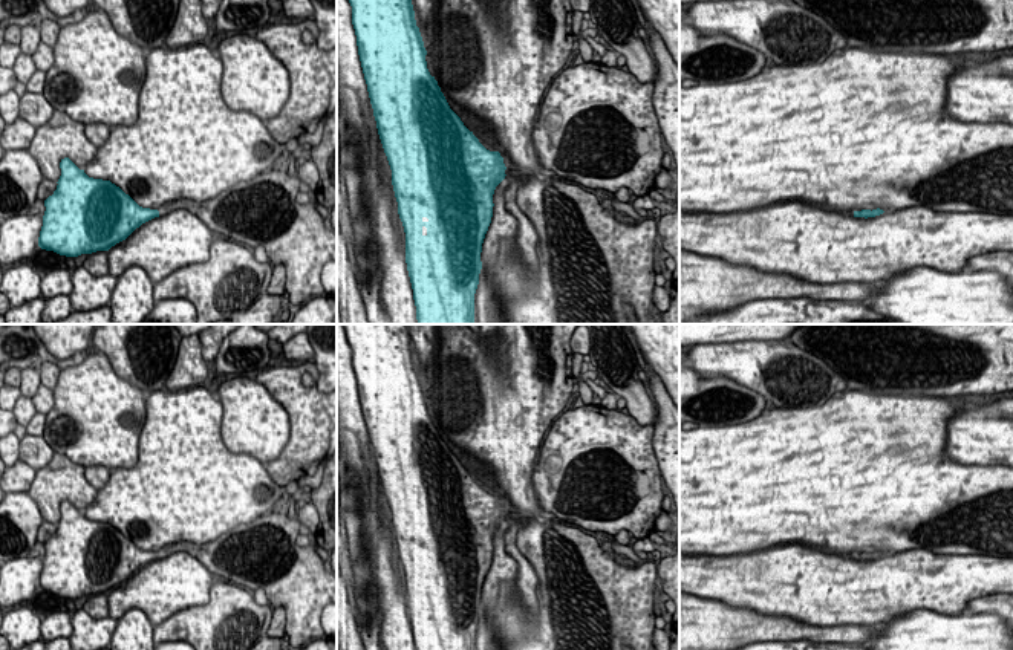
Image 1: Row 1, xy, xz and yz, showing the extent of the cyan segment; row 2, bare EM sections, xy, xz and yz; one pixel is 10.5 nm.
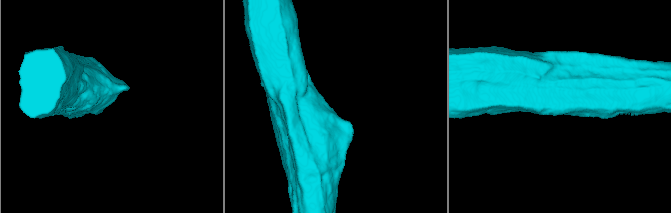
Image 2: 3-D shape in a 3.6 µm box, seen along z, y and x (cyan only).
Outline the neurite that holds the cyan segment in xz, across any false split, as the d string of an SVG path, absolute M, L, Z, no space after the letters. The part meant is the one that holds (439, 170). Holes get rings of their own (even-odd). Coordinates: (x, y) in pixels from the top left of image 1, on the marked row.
M349 0L349 3L358 55L406 232L406 263L418 324L474 324L474 294L482 269L482 243L493 217L493 194L516 165L505 153L487 150L450 109L438 81L427 69L427 50L416 26L412 0Z

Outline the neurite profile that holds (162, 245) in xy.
M174 210L136 228L107 251L109 274L119 277L130 266L141 266L151 283L171 272L210 258L216 234L187 210Z

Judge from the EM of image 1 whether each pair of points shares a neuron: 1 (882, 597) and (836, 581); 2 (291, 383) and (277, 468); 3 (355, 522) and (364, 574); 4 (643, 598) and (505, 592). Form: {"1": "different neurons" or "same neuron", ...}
{"1": "same neuron", "2": "same neuron", "3": "same neuron", "4": "same neuron"}

